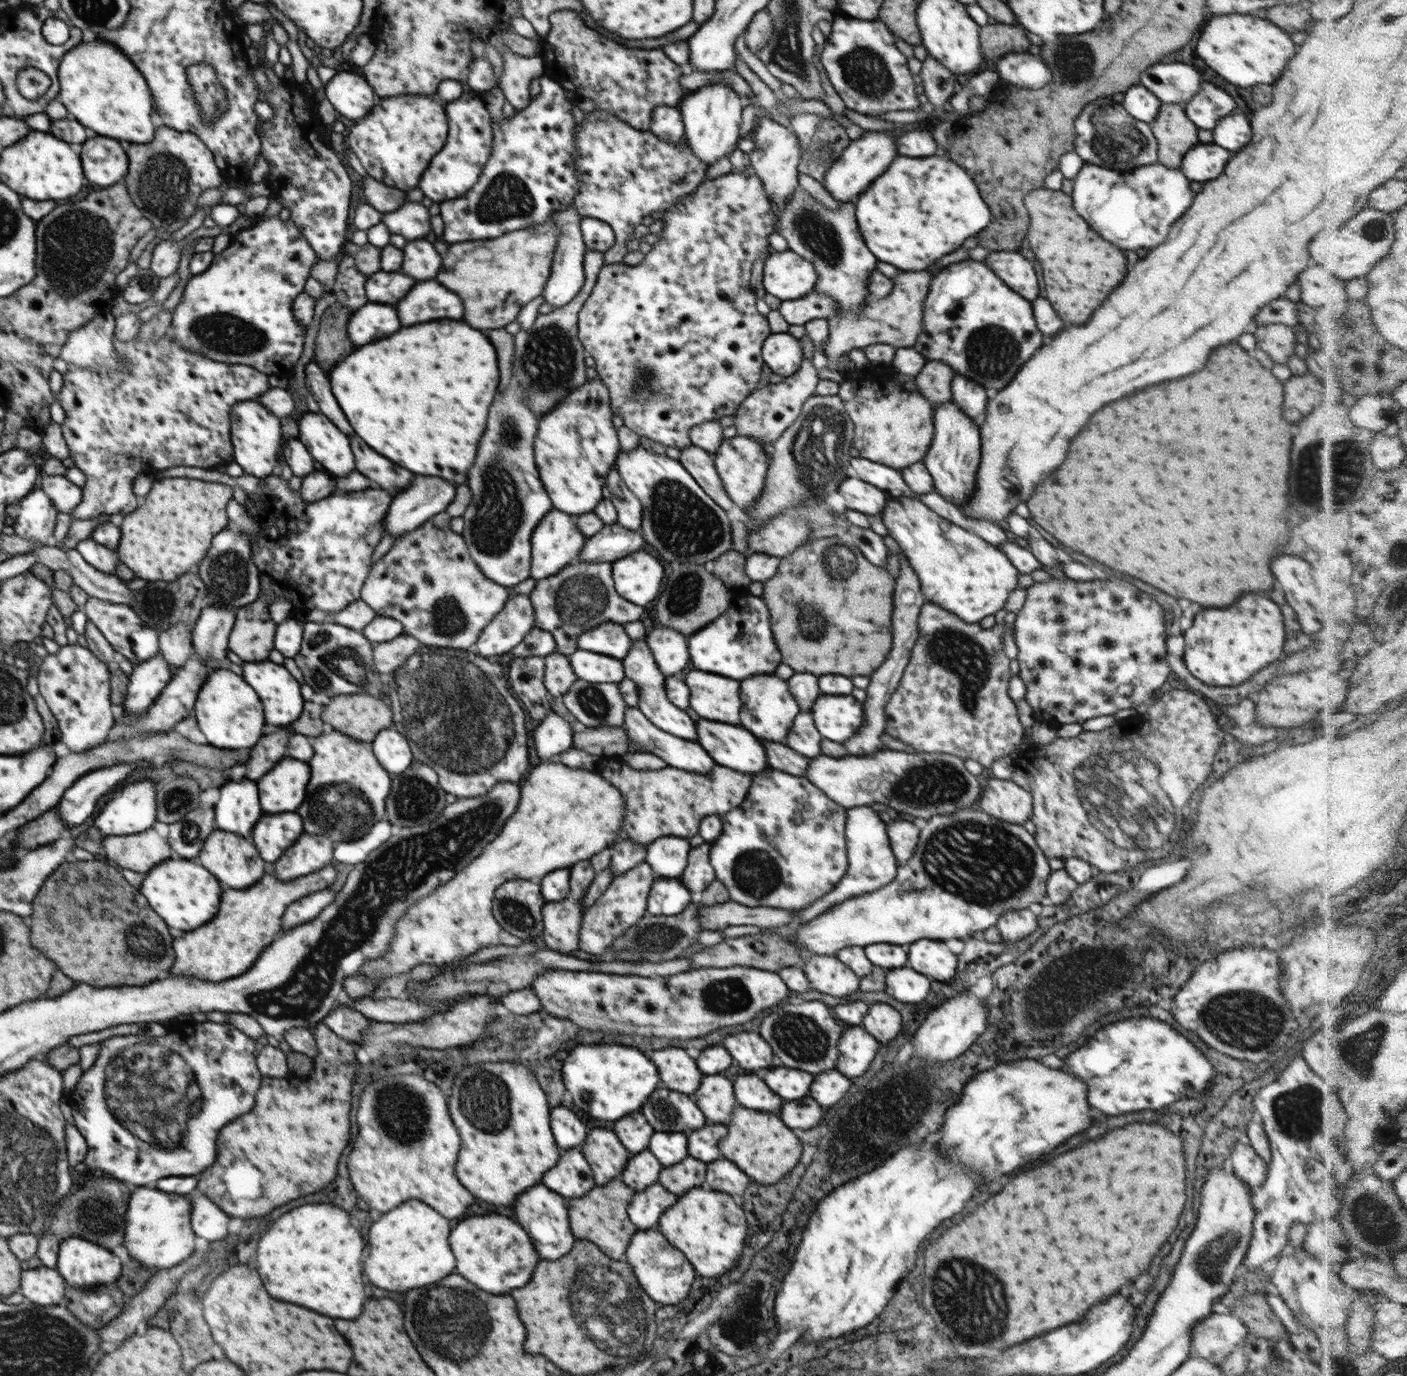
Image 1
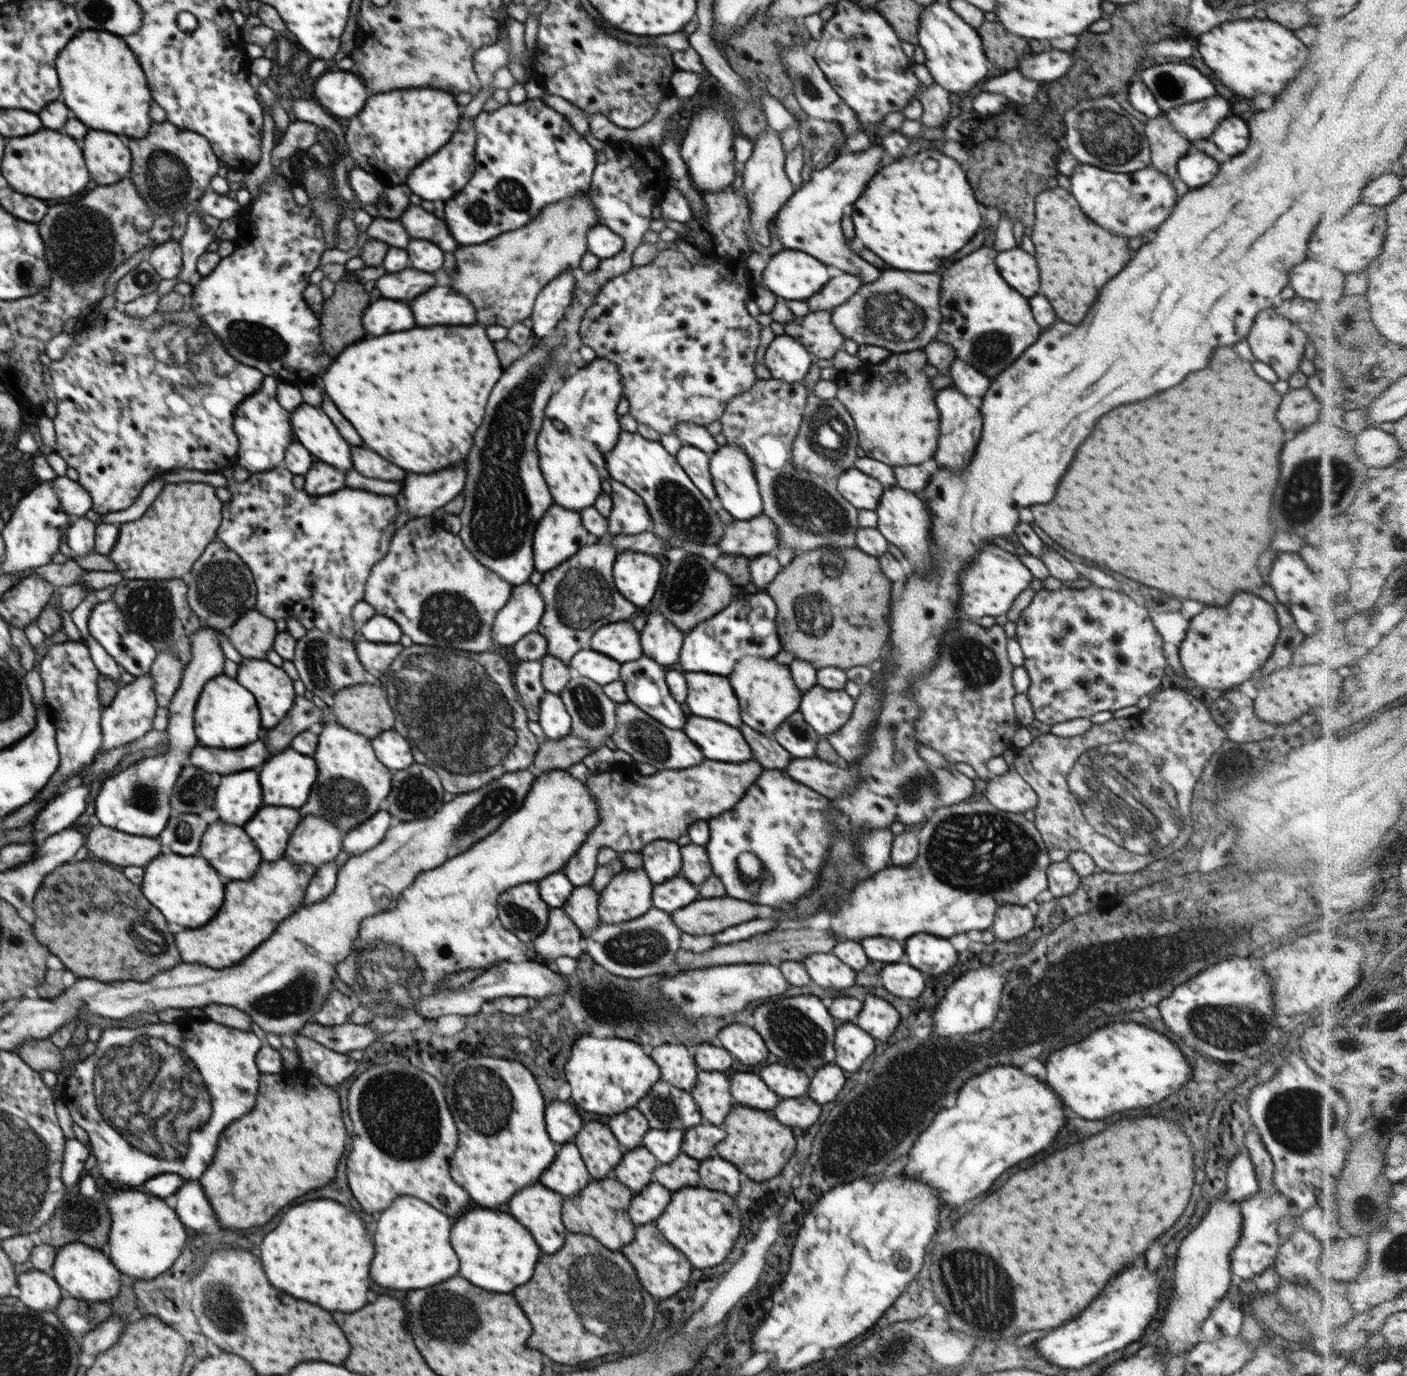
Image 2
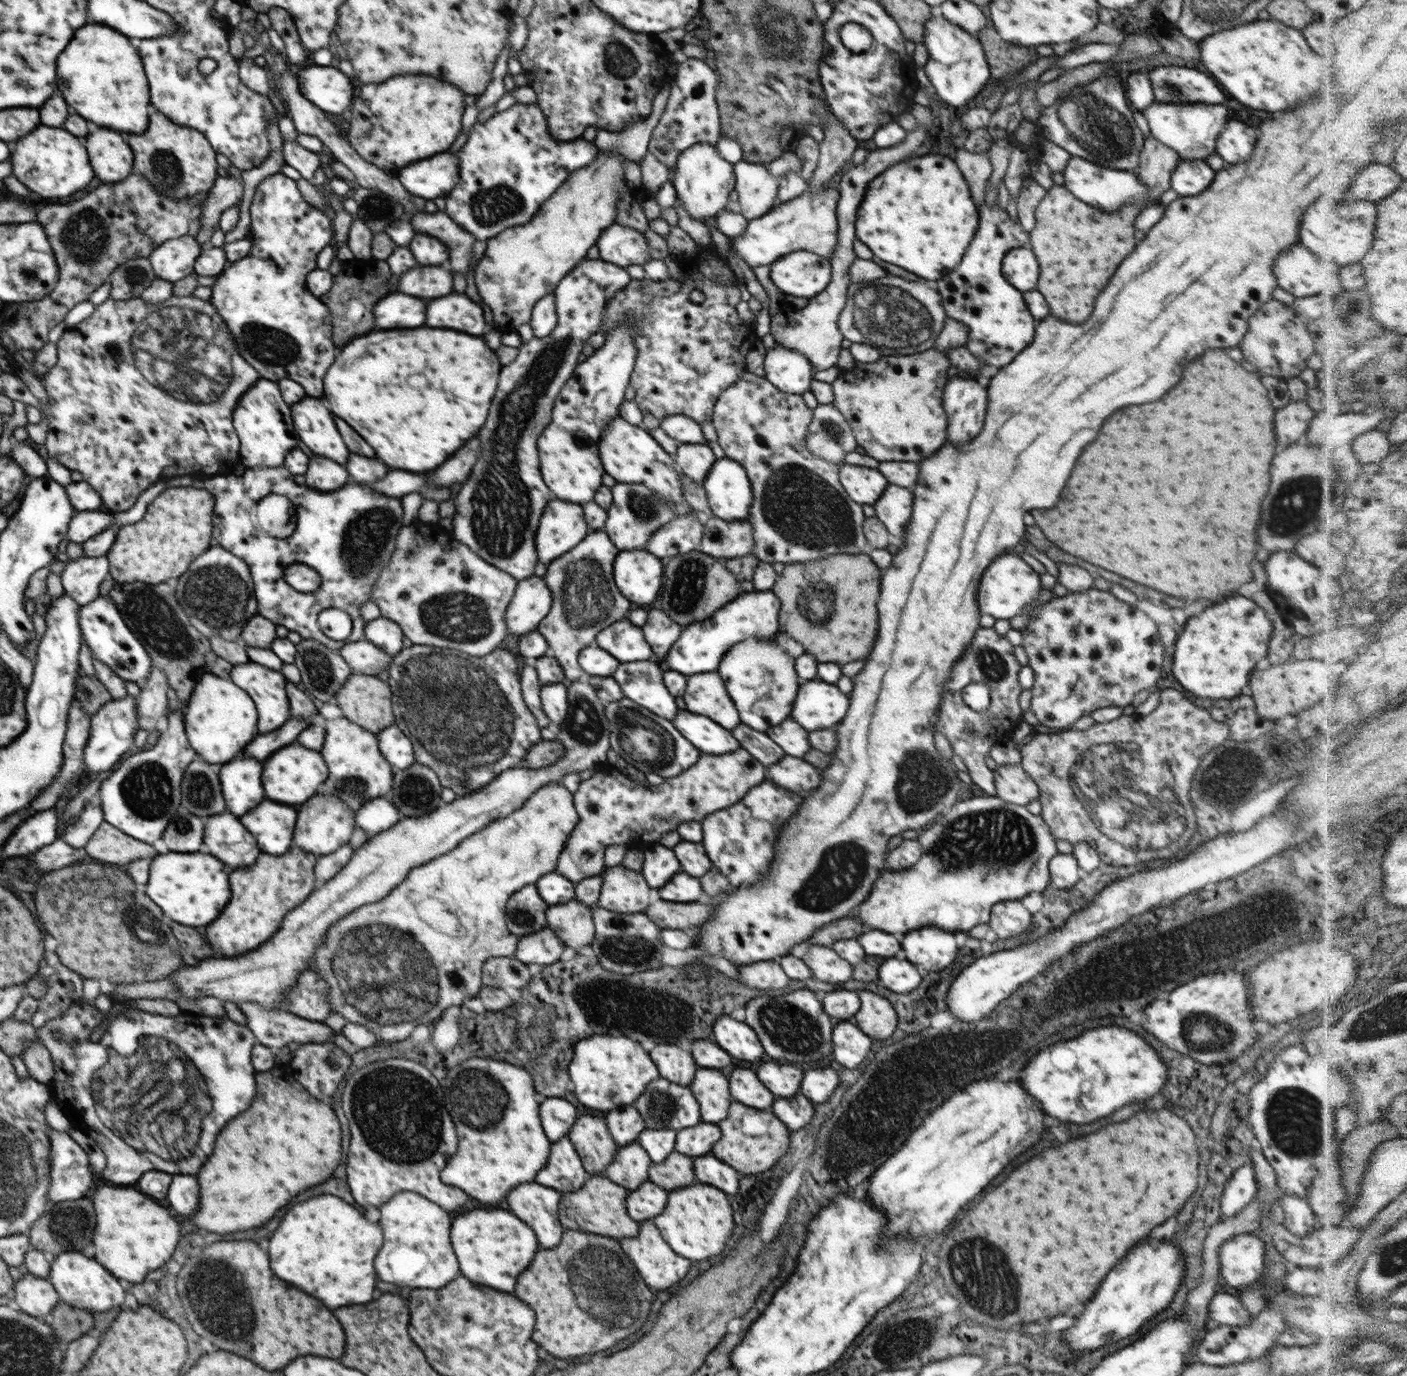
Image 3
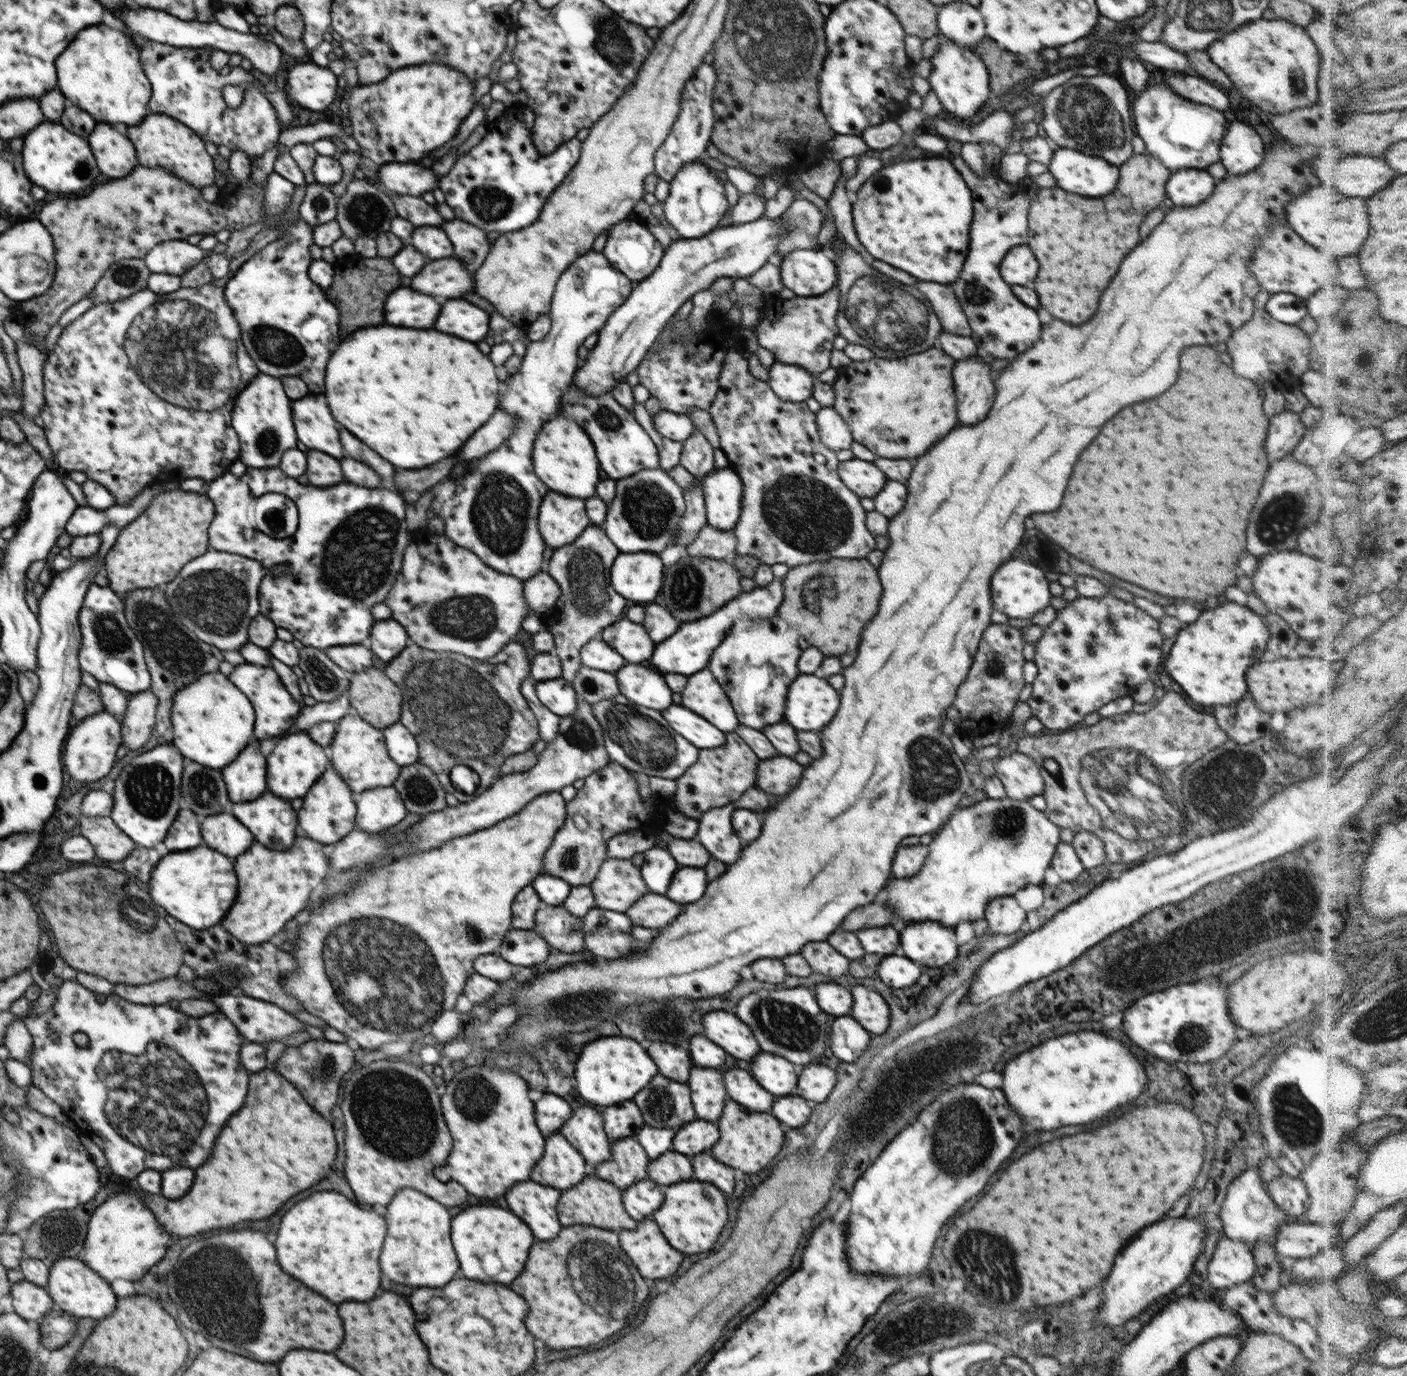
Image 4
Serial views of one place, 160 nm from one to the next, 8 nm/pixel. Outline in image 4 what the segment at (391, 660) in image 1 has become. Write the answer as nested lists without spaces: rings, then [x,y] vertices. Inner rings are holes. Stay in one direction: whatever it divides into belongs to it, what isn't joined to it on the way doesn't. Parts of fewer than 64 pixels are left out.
[[[361,644],[331,646],[324,652],[349,675],[360,673],[373,667],[374,653]]]

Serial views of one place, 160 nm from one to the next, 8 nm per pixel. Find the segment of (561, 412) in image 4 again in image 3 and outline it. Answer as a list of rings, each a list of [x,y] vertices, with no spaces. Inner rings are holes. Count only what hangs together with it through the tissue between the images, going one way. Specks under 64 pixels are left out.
[[[618,416],[610,421],[610,425],[606,425],[602,434],[599,444],[602,466],[617,483],[642,484],[667,504],[687,504],[682,495],[682,483],[680,474],[676,472],[676,464],[642,425],[630,425]]]

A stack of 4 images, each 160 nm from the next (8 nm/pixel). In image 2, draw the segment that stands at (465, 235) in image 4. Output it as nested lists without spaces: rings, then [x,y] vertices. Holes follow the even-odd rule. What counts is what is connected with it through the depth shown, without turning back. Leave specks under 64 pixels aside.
[[[408,206],[404,214],[398,218],[401,226],[406,228],[406,232],[412,238],[422,238],[430,240],[436,246],[440,246],[444,252],[454,252],[458,248],[456,240],[450,236],[448,226],[444,226],[444,220],[436,218],[434,214],[422,210],[420,206]]]

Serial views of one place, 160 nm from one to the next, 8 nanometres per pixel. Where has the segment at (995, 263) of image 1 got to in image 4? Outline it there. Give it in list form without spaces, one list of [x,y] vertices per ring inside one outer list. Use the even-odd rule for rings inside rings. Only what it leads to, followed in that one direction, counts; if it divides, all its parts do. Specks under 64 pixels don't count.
[[[1016,246],[1002,260],[1000,274],[1008,284],[1028,286],[1038,274],[1038,260],[1028,246]]]

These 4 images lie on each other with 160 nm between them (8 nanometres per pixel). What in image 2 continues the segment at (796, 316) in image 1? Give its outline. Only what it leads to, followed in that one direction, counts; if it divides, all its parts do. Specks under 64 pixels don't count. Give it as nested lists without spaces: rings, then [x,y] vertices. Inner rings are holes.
[[[846,272],[831,278],[822,287],[822,290],[819,290],[814,296],[806,299],[809,312],[833,310],[837,306],[844,305],[863,285],[863,282],[857,276]]]

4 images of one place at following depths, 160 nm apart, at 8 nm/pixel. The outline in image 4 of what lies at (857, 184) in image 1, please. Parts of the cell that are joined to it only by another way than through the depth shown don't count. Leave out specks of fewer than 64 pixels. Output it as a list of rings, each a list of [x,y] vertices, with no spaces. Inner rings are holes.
[[[760,217],[752,222],[732,225],[729,227],[718,226],[712,232],[700,238],[678,239],[674,241],[663,254],[658,268],[652,274],[636,283],[628,296],[608,317],[605,325],[597,332],[598,342],[594,348],[590,349],[589,357],[580,362],[575,372],[572,382],[584,395],[598,396],[612,393],[614,387],[631,372],[634,372],[640,361],[647,355],[651,347],[655,344],[658,334],[663,331],[667,322],[674,318],[678,308],[692,298],[694,294],[711,287],[711,284],[720,277],[730,277],[731,279],[747,278],[753,275],[759,268],[766,264],[775,252],[779,242],[785,237],[785,226],[783,218],[769,219]],[[554,416],[538,431],[534,442],[534,472],[550,490],[582,500],[595,496],[600,480],[600,466],[589,435],[582,426],[564,416]]]

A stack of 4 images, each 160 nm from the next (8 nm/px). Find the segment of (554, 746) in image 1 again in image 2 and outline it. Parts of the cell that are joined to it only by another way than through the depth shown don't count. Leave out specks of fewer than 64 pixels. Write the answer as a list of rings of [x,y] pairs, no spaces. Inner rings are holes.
[[[547,692],[544,695],[537,721],[547,739],[560,740],[571,734],[571,716],[558,694]]]

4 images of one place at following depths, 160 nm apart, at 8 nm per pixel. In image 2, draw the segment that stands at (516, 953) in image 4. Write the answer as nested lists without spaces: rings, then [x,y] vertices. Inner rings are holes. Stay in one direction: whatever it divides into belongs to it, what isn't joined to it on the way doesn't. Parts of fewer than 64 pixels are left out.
[[[550,908],[546,928],[529,943],[530,952],[540,954],[545,960],[554,960],[560,956],[578,959],[584,952],[580,947],[580,940],[580,929],[564,910]]]

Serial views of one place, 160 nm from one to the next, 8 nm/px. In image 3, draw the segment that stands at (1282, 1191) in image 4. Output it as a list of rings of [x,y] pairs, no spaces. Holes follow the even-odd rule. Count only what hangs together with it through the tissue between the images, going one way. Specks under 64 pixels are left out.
[[[1293,1194],[1282,1196],[1285,1219],[1283,1225],[1297,1236],[1306,1236],[1312,1232],[1316,1225],[1316,1215],[1310,1208],[1306,1198]]]

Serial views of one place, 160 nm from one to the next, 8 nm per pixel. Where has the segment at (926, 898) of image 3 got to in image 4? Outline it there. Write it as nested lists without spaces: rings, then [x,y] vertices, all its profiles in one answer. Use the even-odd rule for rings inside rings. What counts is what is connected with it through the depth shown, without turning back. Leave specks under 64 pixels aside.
[[[988,798],[968,808],[958,807],[934,833],[922,870],[913,877],[896,879],[886,887],[886,905],[904,922],[930,918],[944,926],[956,927],[960,922],[982,920],[985,918],[985,906],[994,898],[1013,896],[1026,885],[1044,885],[1044,873],[1051,866],[1052,857],[1061,841],[1060,829],[1046,818],[1045,811],[1032,807],[1028,800]]]

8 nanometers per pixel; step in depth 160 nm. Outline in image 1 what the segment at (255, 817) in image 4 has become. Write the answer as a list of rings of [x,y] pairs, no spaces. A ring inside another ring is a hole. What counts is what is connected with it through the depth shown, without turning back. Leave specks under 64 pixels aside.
[[[296,812],[262,816],[253,828],[252,838],[260,856],[271,865],[302,835],[302,818]]]

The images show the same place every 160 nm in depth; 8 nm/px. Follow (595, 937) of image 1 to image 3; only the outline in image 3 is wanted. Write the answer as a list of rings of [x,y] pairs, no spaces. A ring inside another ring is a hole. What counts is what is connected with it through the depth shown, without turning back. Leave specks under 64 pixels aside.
[[[620,864],[606,867],[602,875],[597,906],[620,914],[634,914],[644,913],[651,905],[651,888],[641,872]]]

